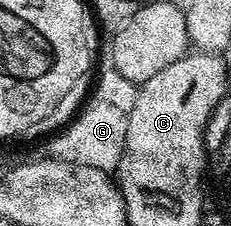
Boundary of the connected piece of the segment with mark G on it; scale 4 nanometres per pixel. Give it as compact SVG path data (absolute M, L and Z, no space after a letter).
M98 96L92 100L93 102L88 101L80 113L39 151L40 158L43 160L57 158L63 162L85 164L87 167L95 167L108 172L118 169L121 156L124 154L125 134L128 132L128 113L118 110Z

